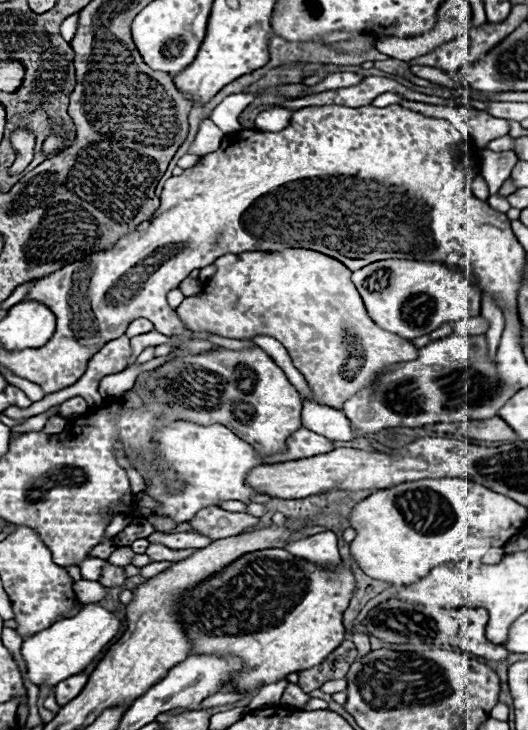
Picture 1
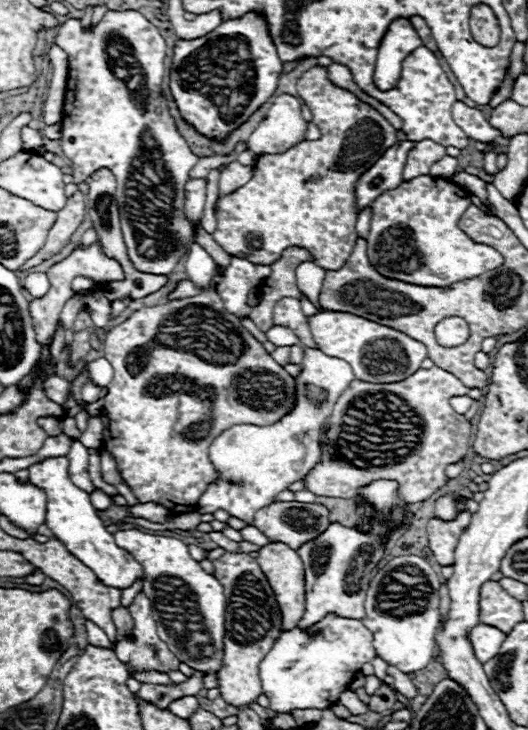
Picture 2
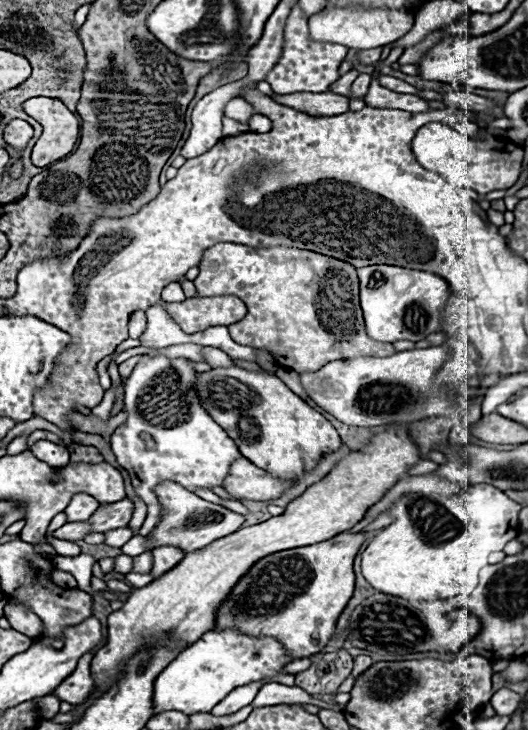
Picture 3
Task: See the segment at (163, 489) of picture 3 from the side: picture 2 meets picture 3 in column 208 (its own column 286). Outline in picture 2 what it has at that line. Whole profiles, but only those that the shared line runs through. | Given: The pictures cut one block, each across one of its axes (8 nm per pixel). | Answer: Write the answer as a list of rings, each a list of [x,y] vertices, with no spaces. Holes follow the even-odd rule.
[[[274,502],[256,512],[252,526],[256,526],[270,542],[282,540],[298,550],[304,542],[314,540],[326,530],[328,510],[318,504],[302,502]]]

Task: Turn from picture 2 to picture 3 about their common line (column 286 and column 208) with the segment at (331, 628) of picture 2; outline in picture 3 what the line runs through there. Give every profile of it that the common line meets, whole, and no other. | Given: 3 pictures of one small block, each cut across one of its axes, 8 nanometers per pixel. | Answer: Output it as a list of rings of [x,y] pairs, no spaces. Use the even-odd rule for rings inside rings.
[[[232,628],[208,630],[198,642],[180,652],[154,680],[154,714],[168,710],[184,714],[210,712],[234,688],[260,680],[290,686],[294,684],[294,674],[286,674],[284,666],[292,660],[294,658],[280,644],[280,640],[272,636],[250,636]]]

